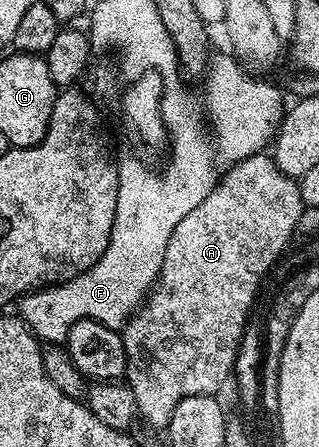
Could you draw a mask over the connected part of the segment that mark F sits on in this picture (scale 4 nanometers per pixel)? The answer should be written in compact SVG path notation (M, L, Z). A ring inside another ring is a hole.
M228 58L221 59L218 63L216 60L207 71L209 84L205 87L205 115L209 118L210 129L213 130L214 144L205 132L201 111L193 104L192 97L181 87L166 86L161 92L161 116L167 132L169 164L162 169L161 175L156 175L151 168L144 167L137 159L122 162L117 168L119 197L115 201L115 225L111 229L111 237L103 257L99 257L95 266L74 279L67 279L51 287L34 289L28 295L16 300L16 314L29 326L29 330L42 344L64 344L71 325L75 325L75 321L80 319L94 319L114 329L124 328L126 321L144 303L146 295L153 290L157 274L161 272L167 241L175 225L179 225L179 221L183 221L183 217L187 217L187 213L191 213L191 209L195 209L195 205L199 205L199 201L203 201L203 197L207 197L207 193L211 193L213 186L217 184L219 178L219 171L216 171L217 155L225 165L232 165L238 163L240 159L264 152L267 144L276 136L287 110L286 96L282 88L278 84L277 88L273 83L264 83L261 80L264 78L246 73L236 58Z

